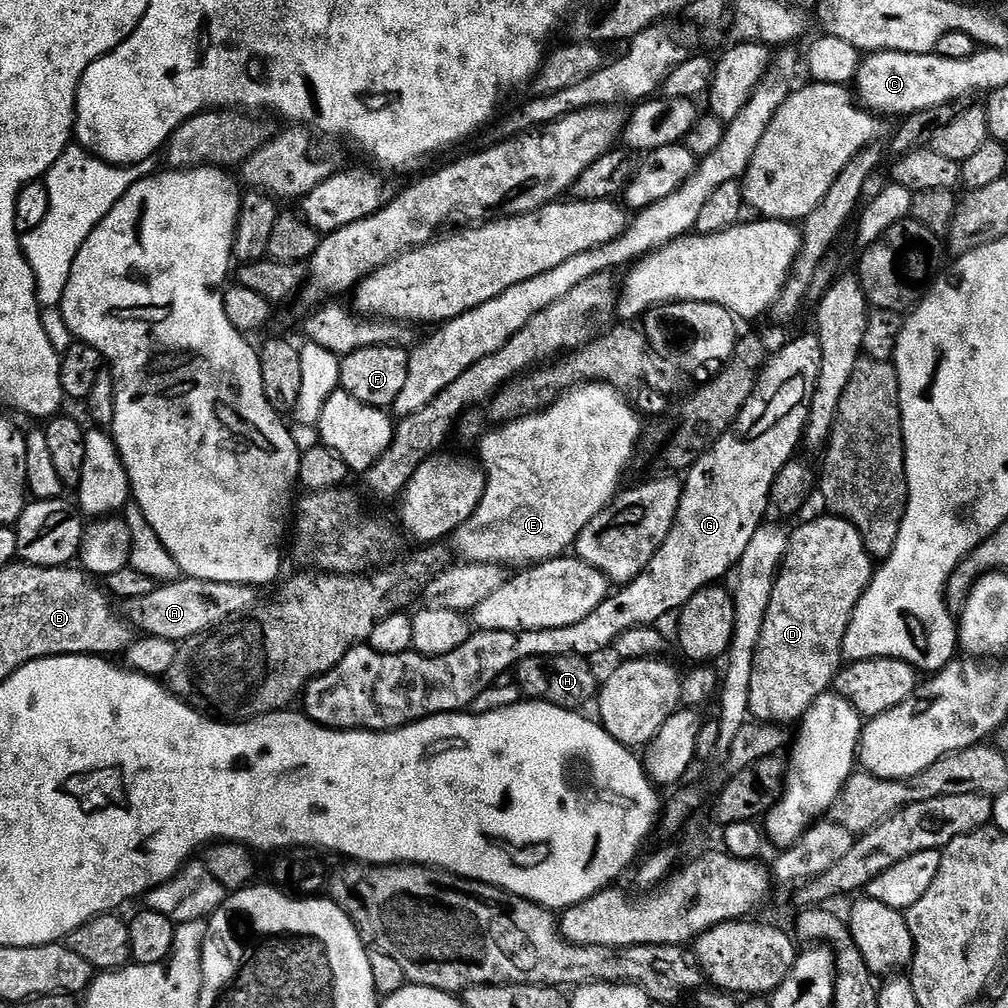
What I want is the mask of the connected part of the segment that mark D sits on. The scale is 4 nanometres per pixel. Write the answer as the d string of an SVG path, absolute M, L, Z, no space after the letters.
M823 515L791 533L788 555L776 578L766 622L762 626L754 674L750 674L750 713L766 724L788 726L791 720L803 720L812 703L833 687L836 673L842 667L846 630L874 575L872 555L866 550L855 526L839 516Z

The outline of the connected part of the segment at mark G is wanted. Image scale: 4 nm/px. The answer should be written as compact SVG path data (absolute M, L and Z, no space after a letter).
M815 334L800 336L797 340L790 341L777 356L775 353L769 359L768 363L764 366L763 372L760 374L759 382L754 386L754 394L750 394L746 406L742 406L742 410L738 414L738 418L733 422L732 428L726 430L726 434L722 434L722 438L718 438L718 442L714 442L714 446L707 454L702 458L698 458L698 462L687 469L685 476L688 477L683 477L682 480L680 509L676 515L676 521L672 523L672 529L666 538L666 542L662 542L662 546L654 554L654 558L648 563L644 572L635 576L634 579L629 580L627 584L617 587L594 611L586 614L586 618L582 618L582 622L574 622L574 626L558 626L554 630L530 630L529 632L507 632L506 630L481 632L476 630L473 631L472 637L469 640L462 642L462 646L458 646L458 650L454 650L450 654L442 654L441 656L424 656L415 650L409 650L402 654L382 654L378 650L374 650L371 644L361 642L344 655L342 662L338 662L338 666L334 666L325 676L314 678L308 683L308 687L302 693L302 704L304 700L304 708L302 708L303 715L307 716L309 720L313 720L316 724L321 724L324 728L335 728L346 732L392 732L396 728L405 728L408 724L424 720L427 716L441 716L447 712L462 712L468 710L471 703L474 702L474 698L478 698L483 691L495 685L496 679L500 674L503 672L512 672L516 665L522 663L526 658L534 658L535 656L582 656L585 658L593 658L592 656L606 651L607 648L609 651L615 645L618 637L626 634L626 630L634 630L641 626L659 625L661 623L659 620L663 616L670 615L672 611L673 615L677 610L683 608L686 602L690 602L690 598L694 598L694 594L698 590L708 587L709 584L723 581L723 576L728 571L731 573L739 565L742 554L746 554L746 546L750 546L750 538L754 538L754 534L760 528L761 524L765 523L768 515L768 499L770 498L770 490L774 486L774 478L778 478L782 466L786 466L789 460L797 455L796 447L802 444L804 440L804 429L808 426L808 411L812 405L812 395L818 382L821 362L822 346L820 345L819 336Z

